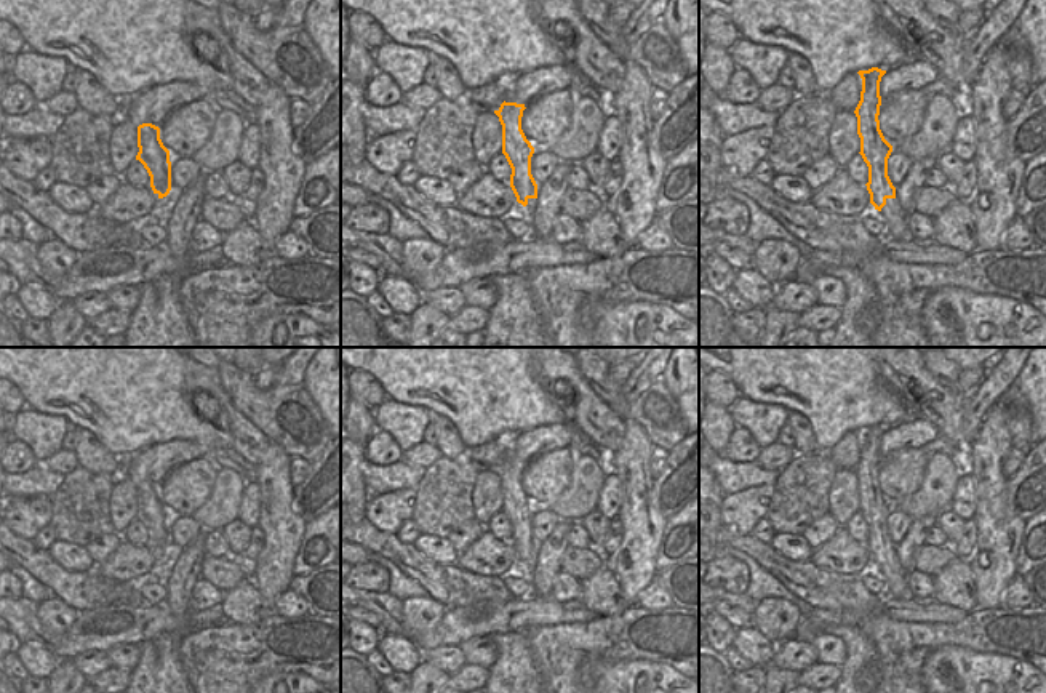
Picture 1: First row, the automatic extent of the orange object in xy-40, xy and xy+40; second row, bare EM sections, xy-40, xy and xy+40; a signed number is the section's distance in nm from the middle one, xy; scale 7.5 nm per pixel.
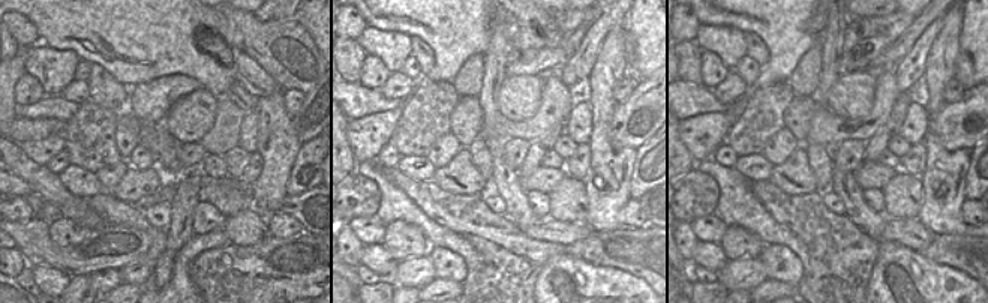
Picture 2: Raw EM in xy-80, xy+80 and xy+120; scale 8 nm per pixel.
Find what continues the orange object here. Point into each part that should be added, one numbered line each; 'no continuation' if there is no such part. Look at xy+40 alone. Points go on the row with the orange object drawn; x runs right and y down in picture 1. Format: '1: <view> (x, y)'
1: xy+40 (894, 218)

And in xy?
1: xy (525, 215)

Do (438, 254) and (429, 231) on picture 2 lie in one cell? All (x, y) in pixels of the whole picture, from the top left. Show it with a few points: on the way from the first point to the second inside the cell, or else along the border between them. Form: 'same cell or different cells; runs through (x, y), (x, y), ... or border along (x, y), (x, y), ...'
different cells; border along (431, 245), (456, 252), (465, 264)

